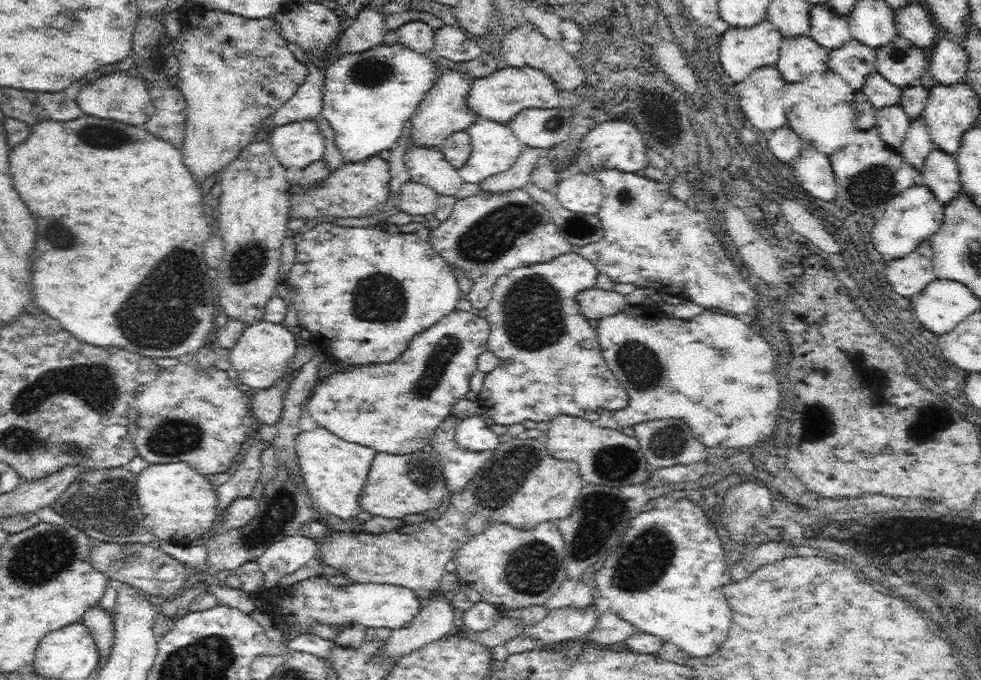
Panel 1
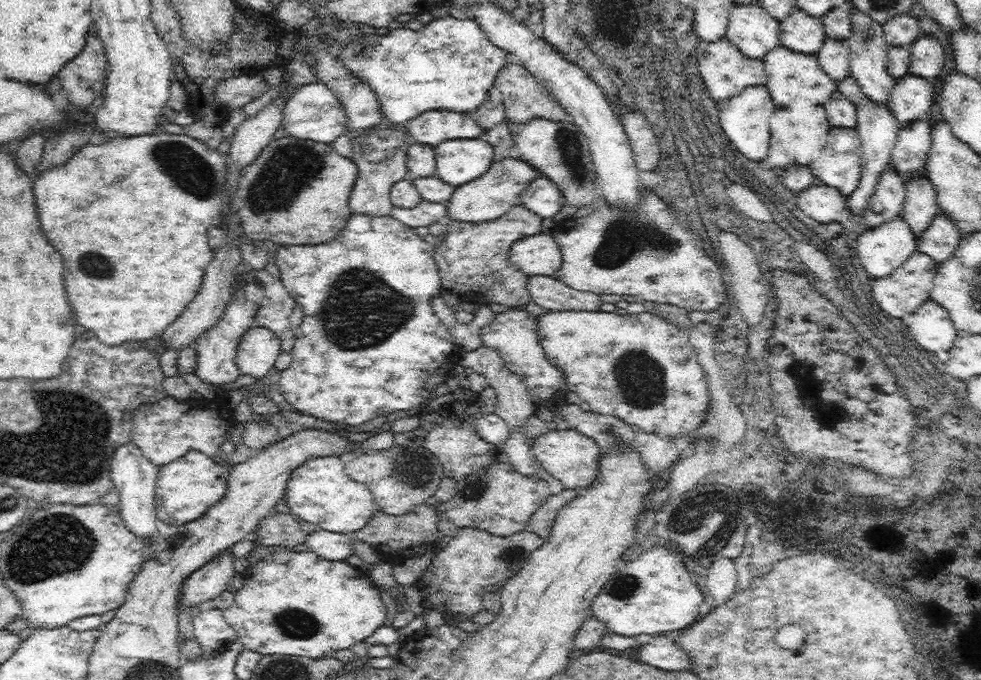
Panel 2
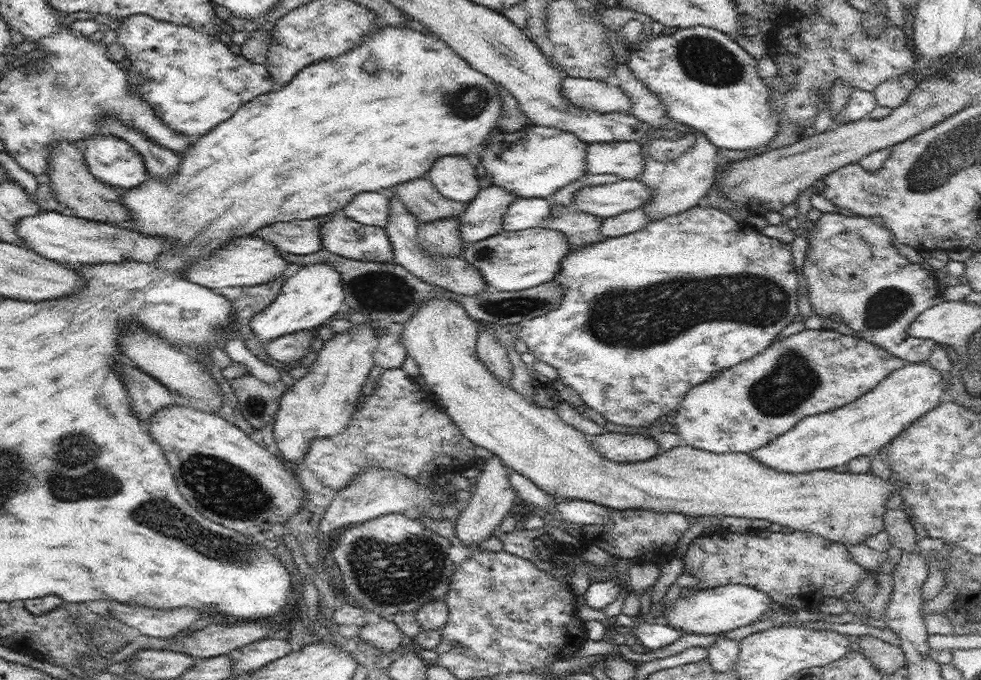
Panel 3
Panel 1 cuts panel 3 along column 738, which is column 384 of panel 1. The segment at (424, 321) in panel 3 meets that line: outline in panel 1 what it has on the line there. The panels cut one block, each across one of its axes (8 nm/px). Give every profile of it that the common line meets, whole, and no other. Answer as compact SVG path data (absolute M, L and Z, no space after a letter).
M422 449L399 455L378 451L359 496L359 505L372 515L402 519L408 514L420 514L438 508L446 491L447 482L434 453Z

